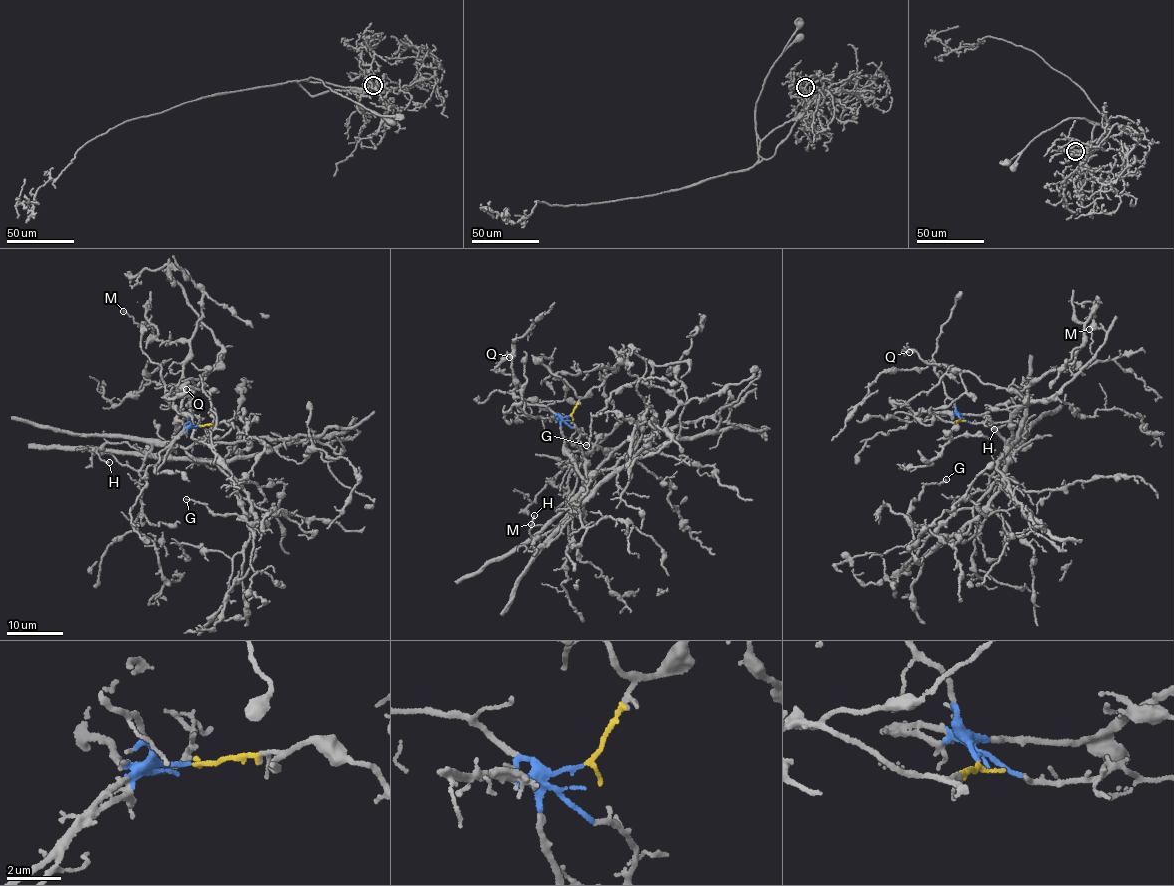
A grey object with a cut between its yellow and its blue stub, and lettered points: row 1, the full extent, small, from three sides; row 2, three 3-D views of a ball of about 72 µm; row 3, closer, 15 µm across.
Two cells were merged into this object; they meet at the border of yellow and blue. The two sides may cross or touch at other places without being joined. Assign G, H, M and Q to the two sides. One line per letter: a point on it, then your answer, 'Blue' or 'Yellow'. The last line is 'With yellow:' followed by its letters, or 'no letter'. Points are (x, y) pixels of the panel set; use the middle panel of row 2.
G: Place: (586, 445). Blue
H: Place: (534, 515). Blue
M: Place: (531, 524). Blue
Q: Place: (509, 357). Yellow
With yellow: Q

